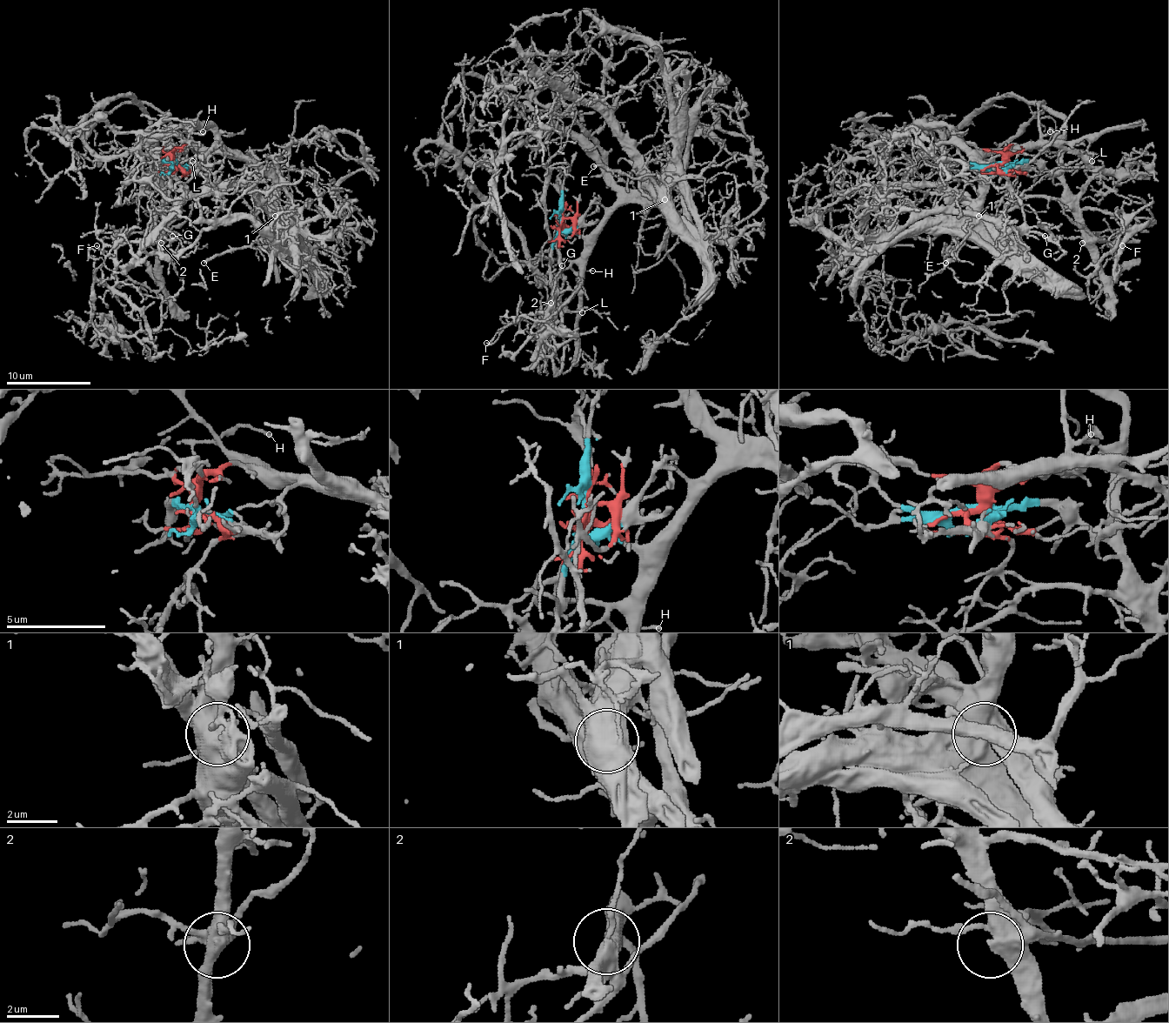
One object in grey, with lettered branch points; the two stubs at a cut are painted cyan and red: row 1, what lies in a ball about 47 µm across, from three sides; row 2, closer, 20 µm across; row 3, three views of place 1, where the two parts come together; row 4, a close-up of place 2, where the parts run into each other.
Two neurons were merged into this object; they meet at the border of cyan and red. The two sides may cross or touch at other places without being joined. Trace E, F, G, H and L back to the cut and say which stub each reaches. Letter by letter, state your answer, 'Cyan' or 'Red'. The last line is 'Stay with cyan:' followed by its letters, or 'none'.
E: Red
F: Cyan
G: Cyan
H: Red
L: Red
Stay with cyan: F, G

